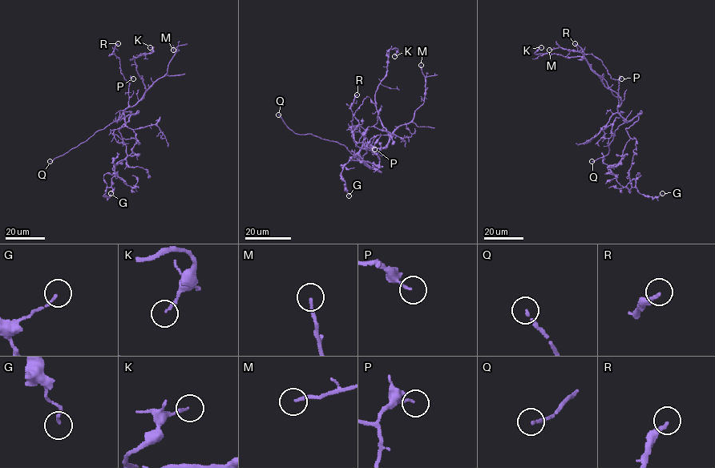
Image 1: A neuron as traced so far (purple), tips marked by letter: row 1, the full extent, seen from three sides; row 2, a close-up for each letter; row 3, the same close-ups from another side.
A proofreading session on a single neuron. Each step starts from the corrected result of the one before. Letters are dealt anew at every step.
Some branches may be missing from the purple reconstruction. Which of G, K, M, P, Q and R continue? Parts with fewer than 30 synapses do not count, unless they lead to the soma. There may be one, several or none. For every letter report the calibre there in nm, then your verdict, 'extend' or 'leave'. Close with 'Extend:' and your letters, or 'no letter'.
G: 130 nm | leave
K: 150 nm | leave
M: 150 nm | leave
P: 100 nm | leave
Q: 140 nm | extend
R: 190 nm | extend
Extend: Q, R

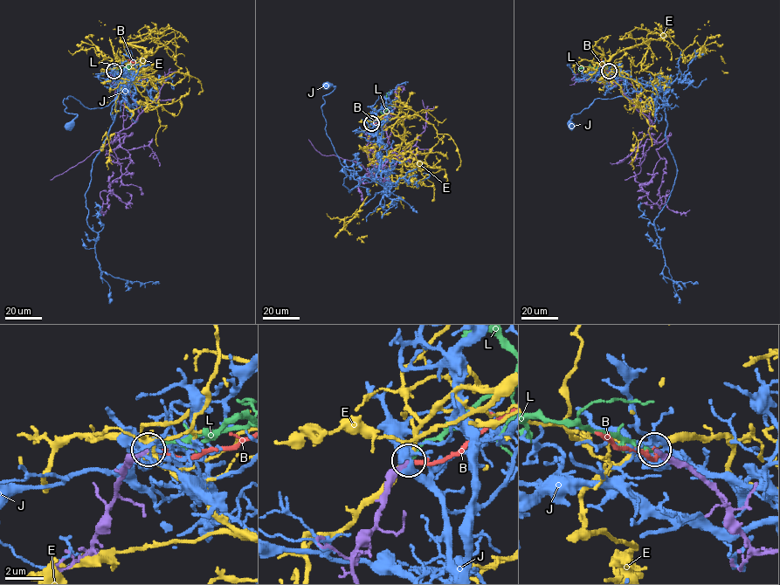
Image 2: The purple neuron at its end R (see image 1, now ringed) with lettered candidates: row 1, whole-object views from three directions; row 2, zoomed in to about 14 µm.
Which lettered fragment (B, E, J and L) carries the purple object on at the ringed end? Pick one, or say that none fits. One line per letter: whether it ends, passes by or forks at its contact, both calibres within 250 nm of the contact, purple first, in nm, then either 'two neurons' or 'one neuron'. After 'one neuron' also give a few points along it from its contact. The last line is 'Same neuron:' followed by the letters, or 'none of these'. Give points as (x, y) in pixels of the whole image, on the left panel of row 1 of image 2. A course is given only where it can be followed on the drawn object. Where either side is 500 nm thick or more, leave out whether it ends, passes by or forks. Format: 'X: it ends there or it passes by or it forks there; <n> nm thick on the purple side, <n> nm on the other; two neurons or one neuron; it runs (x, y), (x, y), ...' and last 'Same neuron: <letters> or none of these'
B: it ends there; 240 nm thick on the purple side, 220 nm on the other; two neurons
E: it passes by; 280 nm thick on the purple side, 240 nm on the other; two neurons
J: it forks there; 360 nm thick on the purple side, 440 nm on the other; two neurons
L: it ends there; 190 nm thick on the purple side, 200 nm on the other; one neuron; it runs (113, 70), (129, 67), (131, 63)
Same neuron: L

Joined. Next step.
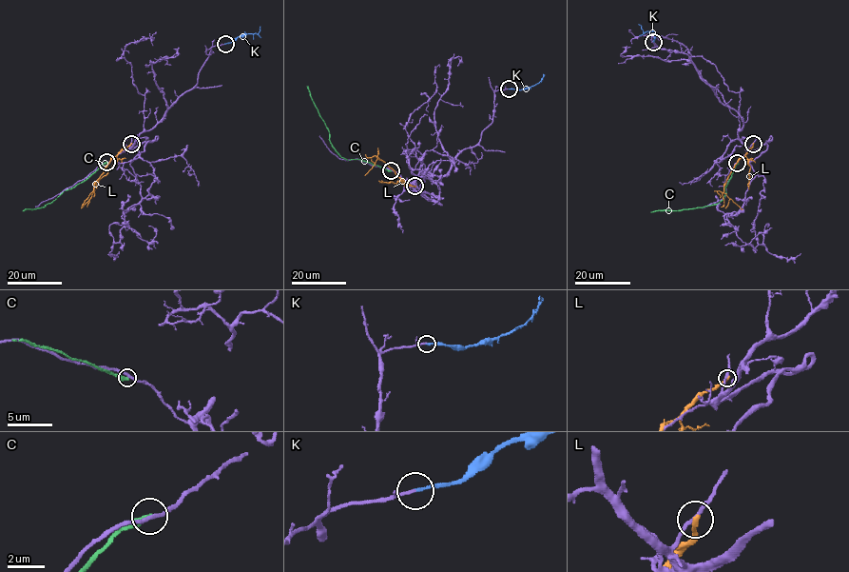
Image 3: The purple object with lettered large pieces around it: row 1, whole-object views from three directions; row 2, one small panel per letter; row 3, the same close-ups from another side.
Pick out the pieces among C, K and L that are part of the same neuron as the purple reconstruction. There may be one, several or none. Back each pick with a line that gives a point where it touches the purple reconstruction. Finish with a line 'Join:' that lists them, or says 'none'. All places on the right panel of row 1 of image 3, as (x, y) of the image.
K: Touches purple at (653, 42)
Join: K

